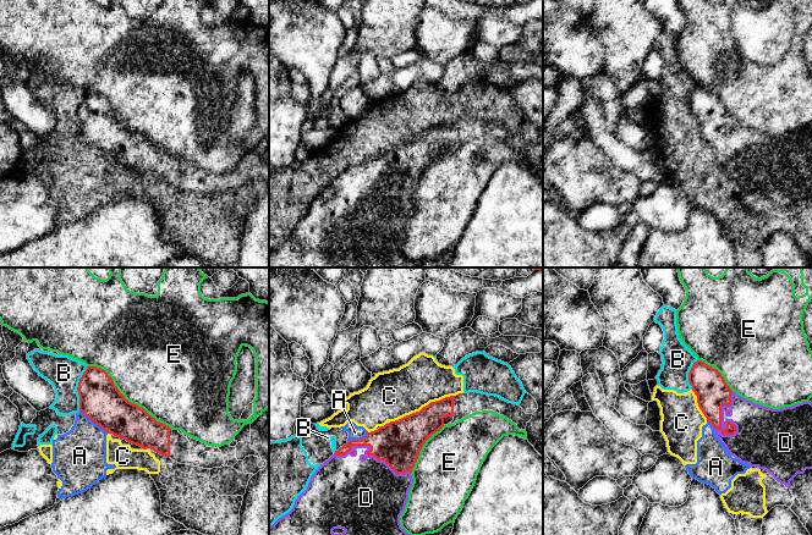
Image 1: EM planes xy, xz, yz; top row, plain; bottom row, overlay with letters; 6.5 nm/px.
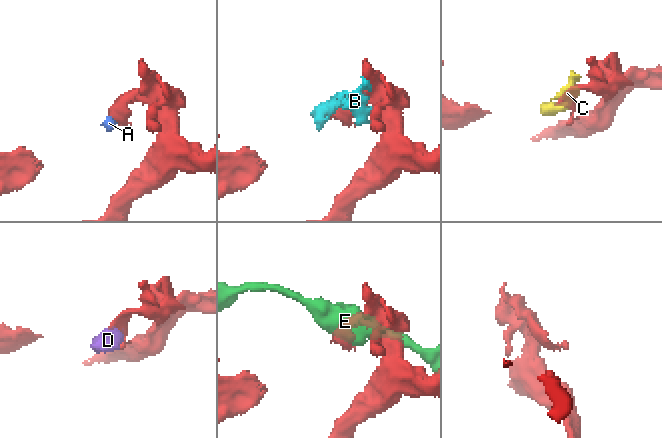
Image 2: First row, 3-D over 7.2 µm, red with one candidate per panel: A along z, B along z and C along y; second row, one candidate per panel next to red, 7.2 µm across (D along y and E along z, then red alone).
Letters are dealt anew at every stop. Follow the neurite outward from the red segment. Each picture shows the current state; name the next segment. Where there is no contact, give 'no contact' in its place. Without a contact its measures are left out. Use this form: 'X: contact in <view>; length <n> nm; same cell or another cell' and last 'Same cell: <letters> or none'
A: contact in xy; length 240 nm; another cell
B: contact in xy; length 300 nm; another cell
C: contact in xz; length 500 nm; another cell
D: contact in xz; length 500 nm; same cell
E: contact in xy; length 700 nm; another cell
Same cell: D

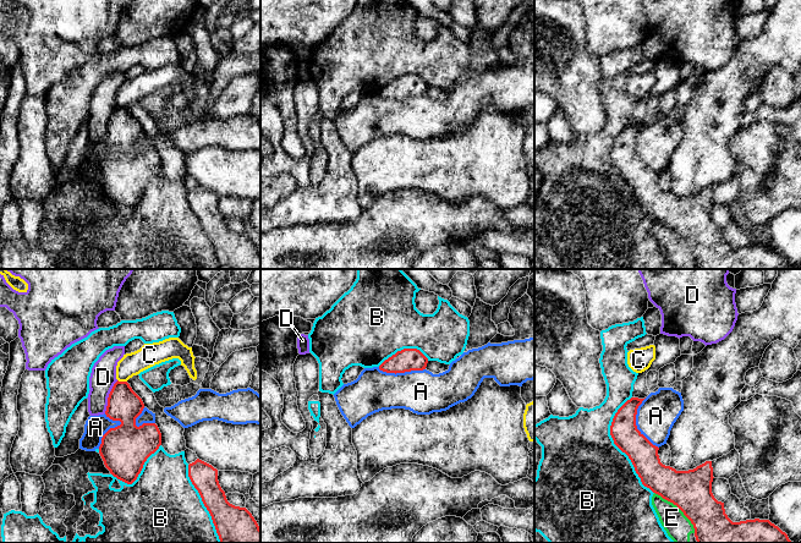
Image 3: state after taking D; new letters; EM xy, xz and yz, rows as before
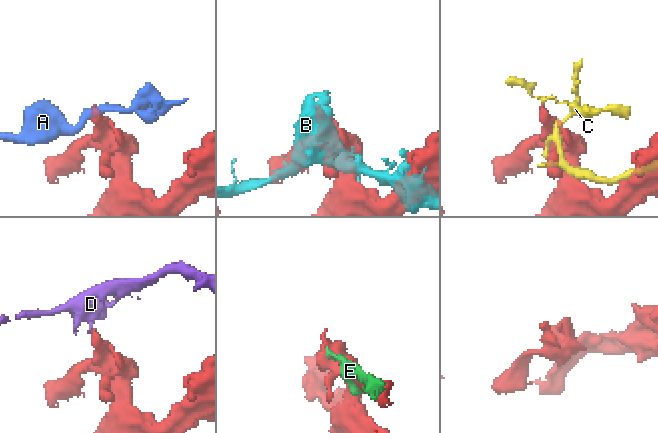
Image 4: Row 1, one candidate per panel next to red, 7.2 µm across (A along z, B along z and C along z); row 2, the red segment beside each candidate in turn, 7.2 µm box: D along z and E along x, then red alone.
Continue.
A: contact in yz; length 340 nm; another cell
B: contact in yz; length 650 nm; another cell
C: contact in xy; length 70 nm; another cell
D: contact in xy; length 240 nm; another cell
E: contact in yz; length 380 nm; another cell
Same cell: none

